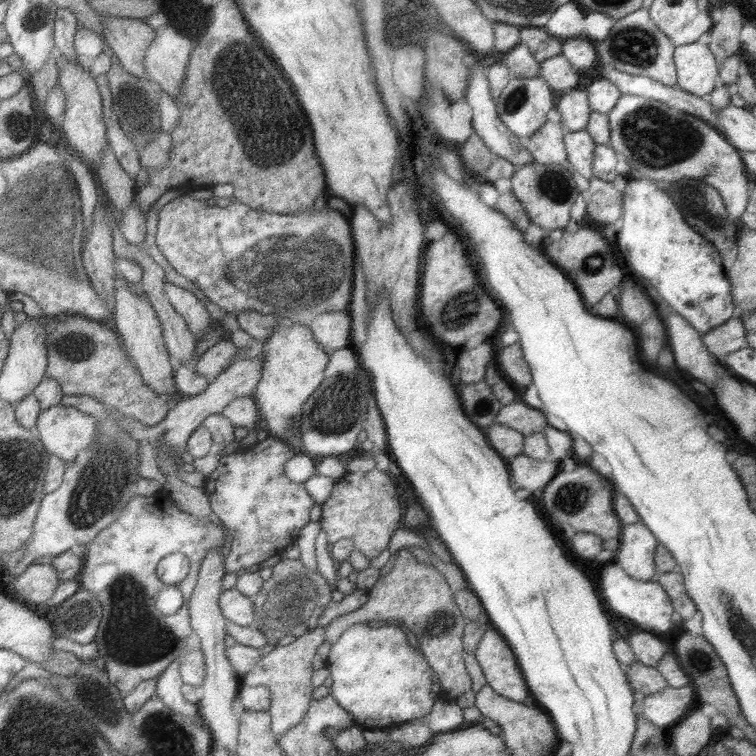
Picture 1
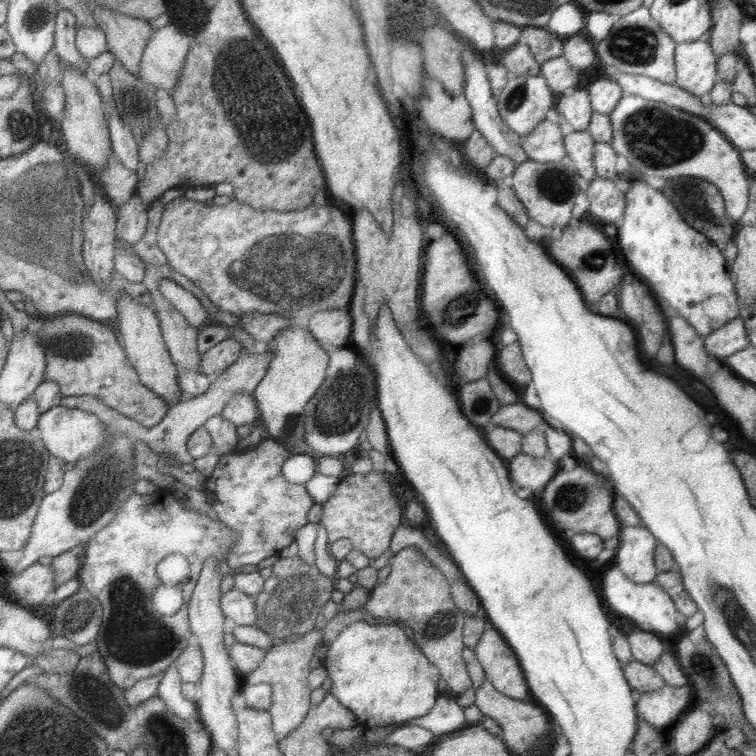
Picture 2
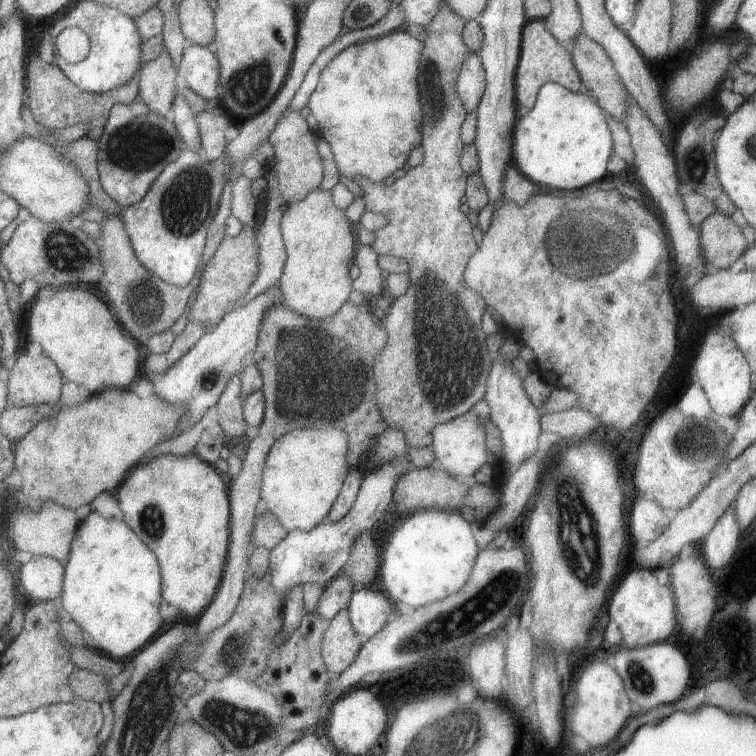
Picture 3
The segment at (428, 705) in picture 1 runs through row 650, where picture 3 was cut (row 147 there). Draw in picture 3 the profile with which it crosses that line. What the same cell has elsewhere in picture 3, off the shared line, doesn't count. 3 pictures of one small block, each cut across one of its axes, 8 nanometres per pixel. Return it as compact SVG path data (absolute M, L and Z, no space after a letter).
M403 28L379 36L375 40L363 40L341 50L325 68L321 68L319 82L309 96L309 110L317 120L317 136L323 136L331 146L335 166L339 174L353 182L355 176L363 176L371 182L383 182L395 170L403 168L413 148L421 144L421 108L419 108L419 84L417 68L423 52L423 44L411 38Z

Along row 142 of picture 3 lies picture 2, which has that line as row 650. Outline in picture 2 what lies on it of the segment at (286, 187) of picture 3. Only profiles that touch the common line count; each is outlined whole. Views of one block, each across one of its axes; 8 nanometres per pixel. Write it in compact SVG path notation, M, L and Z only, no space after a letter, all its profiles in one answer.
M311 630L299 638L293 638L289 644L279 644L279 646L271 646L271 650L265 654L265 658L259 662L259 666L245 676L245 684L247 686L255 686L255 684L269 684L271 686L271 728L277 734L277 740L285 738L291 730L295 730L307 716L309 712L309 660L313 656L313 652L323 644L323 630Z

